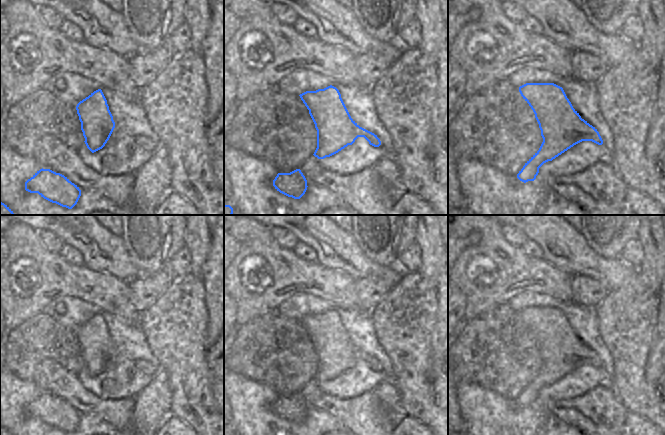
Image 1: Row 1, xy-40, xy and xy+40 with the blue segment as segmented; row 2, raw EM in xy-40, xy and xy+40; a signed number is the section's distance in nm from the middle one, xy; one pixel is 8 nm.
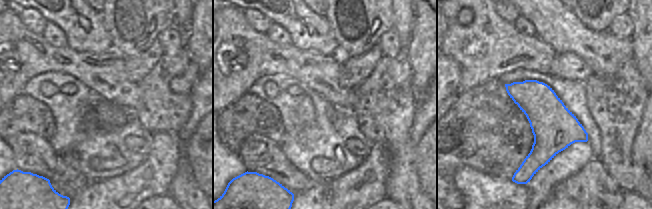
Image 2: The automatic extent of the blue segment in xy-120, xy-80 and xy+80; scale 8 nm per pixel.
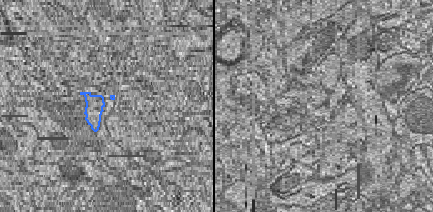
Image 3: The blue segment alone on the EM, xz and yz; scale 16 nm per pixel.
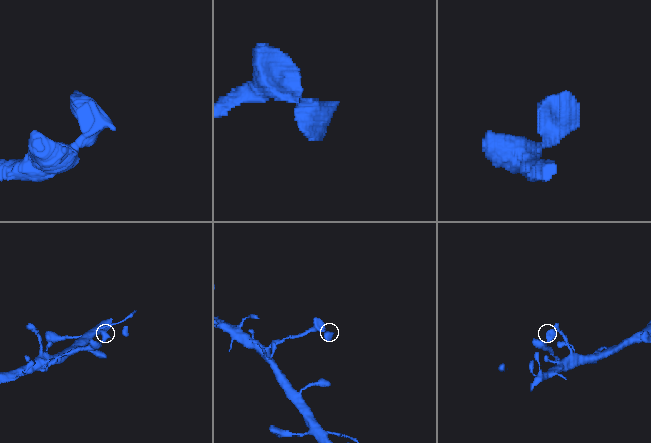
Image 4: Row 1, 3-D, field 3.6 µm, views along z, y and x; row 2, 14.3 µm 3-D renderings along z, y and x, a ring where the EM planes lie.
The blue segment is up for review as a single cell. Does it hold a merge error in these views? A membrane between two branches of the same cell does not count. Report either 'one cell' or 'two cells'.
two cells

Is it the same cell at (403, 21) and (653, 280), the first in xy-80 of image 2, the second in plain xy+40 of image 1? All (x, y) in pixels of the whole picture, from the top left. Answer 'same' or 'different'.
same

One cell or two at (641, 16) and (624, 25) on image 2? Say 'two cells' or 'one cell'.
two cells

